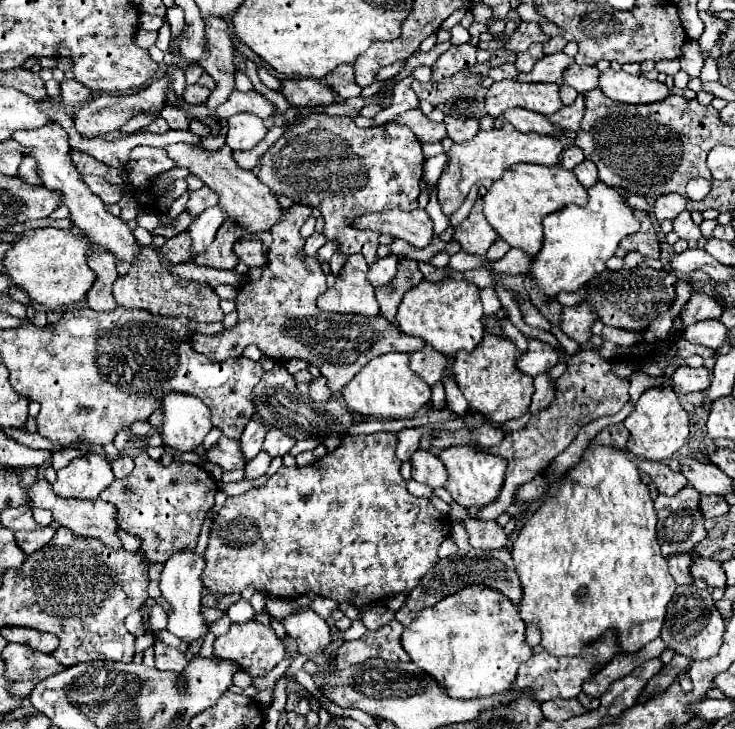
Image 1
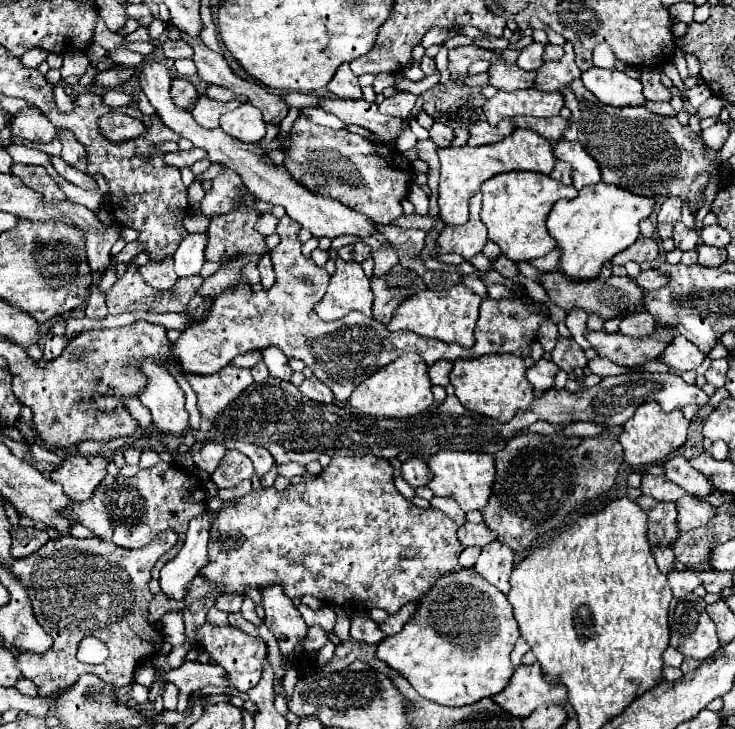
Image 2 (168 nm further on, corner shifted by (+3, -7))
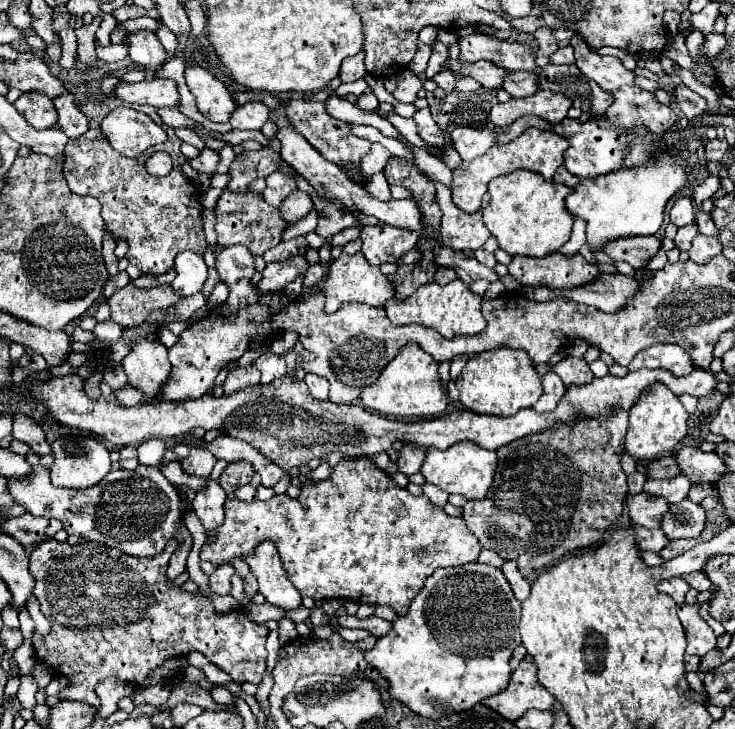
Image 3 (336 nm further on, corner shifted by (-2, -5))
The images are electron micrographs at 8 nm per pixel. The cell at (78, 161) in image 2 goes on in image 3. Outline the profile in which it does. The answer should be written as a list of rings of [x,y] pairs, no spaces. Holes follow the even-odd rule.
[[[62,94],[54,100],[54,106],[58,110],[58,126],[68,138],[78,138],[88,130],[86,116],[74,106],[72,94]]]

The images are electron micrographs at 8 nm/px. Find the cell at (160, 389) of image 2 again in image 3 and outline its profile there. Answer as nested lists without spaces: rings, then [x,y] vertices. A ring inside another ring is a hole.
[[[138,338],[132,344],[130,354],[122,360],[122,366],[128,382],[132,386],[138,386],[138,390],[142,390],[152,400],[170,378],[168,350],[160,344],[160,340]]]

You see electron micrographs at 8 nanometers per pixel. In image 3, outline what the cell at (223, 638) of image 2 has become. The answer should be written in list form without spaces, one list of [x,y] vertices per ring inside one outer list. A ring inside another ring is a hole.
[[[48,538],[30,552],[30,574],[36,580],[34,594],[40,602],[42,614],[52,624],[52,630],[46,636],[46,646],[34,646],[34,656],[38,662],[44,662],[48,668],[52,668],[52,672],[68,680],[68,686],[58,694],[60,700],[82,702],[92,708],[100,708],[96,686],[102,680],[114,676],[124,682],[144,684],[148,674],[166,658],[184,656],[190,650],[202,652],[212,664],[230,674],[238,684],[262,682],[266,672],[264,640],[268,636],[268,628],[248,620],[244,610],[234,610],[222,616],[202,594],[190,594],[170,586],[166,568],[172,552],[178,546],[180,540],[172,538],[162,554],[156,554],[154,558],[134,558],[96,542],[80,542],[70,546],[68,542]]]

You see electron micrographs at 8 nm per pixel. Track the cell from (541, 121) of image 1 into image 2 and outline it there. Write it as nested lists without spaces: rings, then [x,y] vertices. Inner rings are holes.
[[[501,120],[497,126],[491,126],[487,122],[477,122],[471,124],[469,128],[469,146],[485,146],[485,144],[495,144],[499,140],[503,140],[505,136],[509,136],[513,132],[511,120]]]

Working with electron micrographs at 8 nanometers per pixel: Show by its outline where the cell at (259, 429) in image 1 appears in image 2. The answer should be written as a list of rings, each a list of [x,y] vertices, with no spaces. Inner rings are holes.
[[[229,450],[223,456],[221,466],[211,474],[211,480],[219,488],[233,488],[241,480],[251,478],[251,476],[253,476],[253,464],[251,464],[251,460],[245,454],[237,452],[237,450]]]

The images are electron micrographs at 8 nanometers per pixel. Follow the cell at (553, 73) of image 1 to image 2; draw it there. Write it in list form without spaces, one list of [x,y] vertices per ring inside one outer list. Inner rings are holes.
[[[493,62],[487,74],[489,74],[487,84],[495,86],[497,90],[505,90],[505,92],[531,88],[533,76],[535,76],[535,72],[525,72],[517,64],[509,64],[509,62]]]

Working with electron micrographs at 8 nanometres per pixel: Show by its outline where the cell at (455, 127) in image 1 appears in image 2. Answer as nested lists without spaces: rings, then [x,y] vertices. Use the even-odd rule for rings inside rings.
[[[435,122],[435,124],[429,128],[429,138],[431,138],[439,148],[445,148],[445,146],[449,146],[449,142],[453,140],[453,132],[451,132],[449,126]]]

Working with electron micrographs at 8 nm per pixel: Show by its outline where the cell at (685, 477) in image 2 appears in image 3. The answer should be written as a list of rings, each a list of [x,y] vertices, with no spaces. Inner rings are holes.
[[[662,456],[648,464],[650,478],[674,478],[680,476],[682,470],[678,470],[678,462],[674,462],[674,456]]]

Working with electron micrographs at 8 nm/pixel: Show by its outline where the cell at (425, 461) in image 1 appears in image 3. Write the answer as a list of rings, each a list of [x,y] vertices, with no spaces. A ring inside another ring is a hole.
[[[404,444],[402,452],[400,452],[400,458],[398,458],[400,472],[402,472],[402,474],[406,474],[406,476],[412,476],[412,474],[420,472],[422,462],[424,462],[424,450],[422,450],[422,448],[418,448],[418,446]]]

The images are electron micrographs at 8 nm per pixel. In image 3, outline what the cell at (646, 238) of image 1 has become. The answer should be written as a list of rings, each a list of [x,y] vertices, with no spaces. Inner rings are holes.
[[[642,236],[642,238],[620,238],[616,242],[608,242],[602,250],[612,260],[628,262],[636,270],[640,270],[640,268],[644,268],[650,262],[650,258],[656,254],[658,248],[660,248],[658,238]]]

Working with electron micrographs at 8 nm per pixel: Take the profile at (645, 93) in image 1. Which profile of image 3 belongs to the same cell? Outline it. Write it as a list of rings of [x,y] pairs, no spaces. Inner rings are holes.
[[[574,36],[570,40],[570,46],[574,46],[574,56],[576,56],[578,70],[586,78],[594,80],[602,90],[614,92],[620,86],[632,86],[634,84],[636,74],[626,70],[618,58],[600,56],[598,52],[590,50],[580,36]]]

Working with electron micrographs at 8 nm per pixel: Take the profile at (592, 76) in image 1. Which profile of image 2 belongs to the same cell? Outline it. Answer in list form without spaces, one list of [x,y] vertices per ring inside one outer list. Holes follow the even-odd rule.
[[[567,42],[565,46],[565,56],[557,62],[545,62],[535,76],[533,88],[535,90],[559,90],[565,84],[571,84],[575,78],[581,76],[581,70],[575,64],[575,52],[573,46]]]

